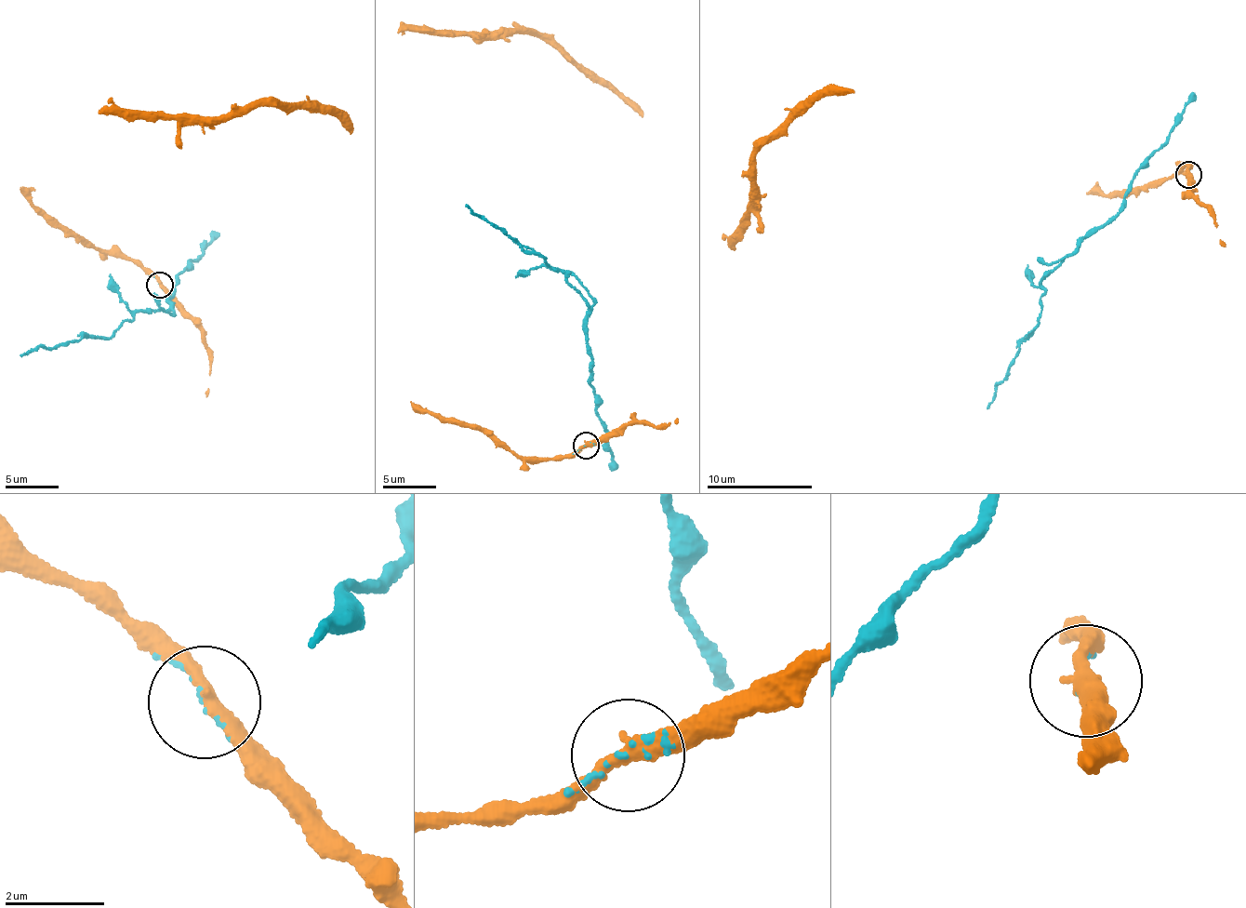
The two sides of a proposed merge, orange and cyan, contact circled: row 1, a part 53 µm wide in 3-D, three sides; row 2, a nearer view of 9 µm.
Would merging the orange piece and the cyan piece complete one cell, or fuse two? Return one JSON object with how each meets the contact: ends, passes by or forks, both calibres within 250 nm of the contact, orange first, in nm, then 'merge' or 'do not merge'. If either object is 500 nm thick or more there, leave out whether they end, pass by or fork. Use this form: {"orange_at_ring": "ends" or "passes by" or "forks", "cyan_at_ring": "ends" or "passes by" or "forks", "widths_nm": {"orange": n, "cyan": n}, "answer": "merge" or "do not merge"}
{"orange_at_ring": "passes by", "cyan_at_ring": "ends", "widths_nm": {"orange": 320, "cyan": 80}, "answer": "merge"}

